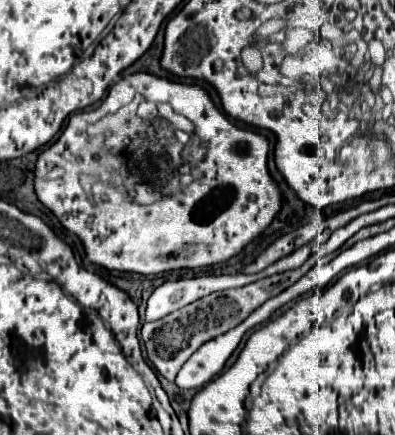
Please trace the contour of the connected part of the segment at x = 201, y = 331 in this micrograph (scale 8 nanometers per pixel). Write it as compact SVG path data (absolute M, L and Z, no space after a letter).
M288 272L284 274L276 274L276 276L268 276L262 278L250 286L242 286L242 288L234 288L234 290L222 290L222 292L214 292L194 304L188 304L186 308L180 308L178 312L172 312L166 316L166 320L156 320L156 322L148 322L142 326L142 340L148 352L150 362L154 364L154 368L168 380L174 382L178 370L182 368L182 364L208 340L236 328L240 322L244 322L258 306L262 306L266 300L278 296L280 292L284 292L284 288L288 288Z

